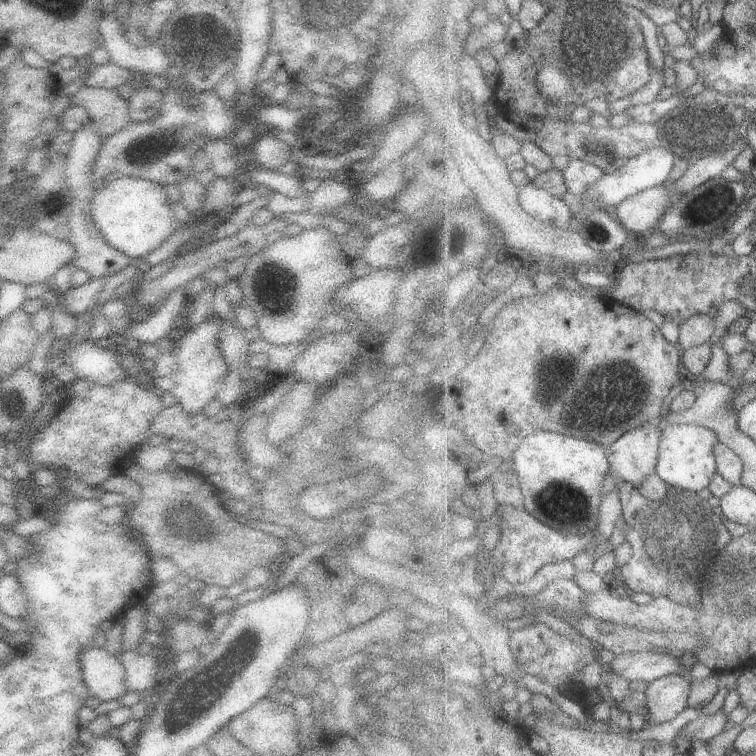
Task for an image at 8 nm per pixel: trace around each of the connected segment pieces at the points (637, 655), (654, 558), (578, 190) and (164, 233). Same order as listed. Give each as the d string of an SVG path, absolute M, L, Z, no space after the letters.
M632 651L617 655L610 664L611 674L631 682L658 680L666 675L682 673L682 660L674 654L660 651Z
M624 485L622 499L626 524L629 527L629 540L635 547L632 560L623 566L624 582L629 590L702 607L704 576L708 576L712 560L716 560L716 556L724 552L726 544L730 544L735 537L728 528L730 520L696 491L685 491L676 487L671 487L668 496L658 502L644 496L644 493L640 492L640 487Z
M576 158L571 159L563 171L567 188L578 196L582 196L595 182L606 175L600 165Z
M124 176L97 189L90 200L90 210L107 244L129 258L145 258L175 235L181 224L172 210L172 202L160 184Z

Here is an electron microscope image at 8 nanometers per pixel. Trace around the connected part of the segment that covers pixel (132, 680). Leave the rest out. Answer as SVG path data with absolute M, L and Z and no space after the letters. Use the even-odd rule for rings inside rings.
M147 649L126 651L119 659L125 668L125 683L128 692L133 690L142 694L155 690L158 671Z

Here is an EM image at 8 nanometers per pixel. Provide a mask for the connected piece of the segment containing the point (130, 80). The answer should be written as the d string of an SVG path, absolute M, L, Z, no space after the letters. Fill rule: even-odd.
M111 61L108 64L92 65L92 70L85 74L86 85L104 89L116 89L118 86L134 84L135 92L144 86L150 86L149 77L143 73L132 72L131 69L120 67Z

